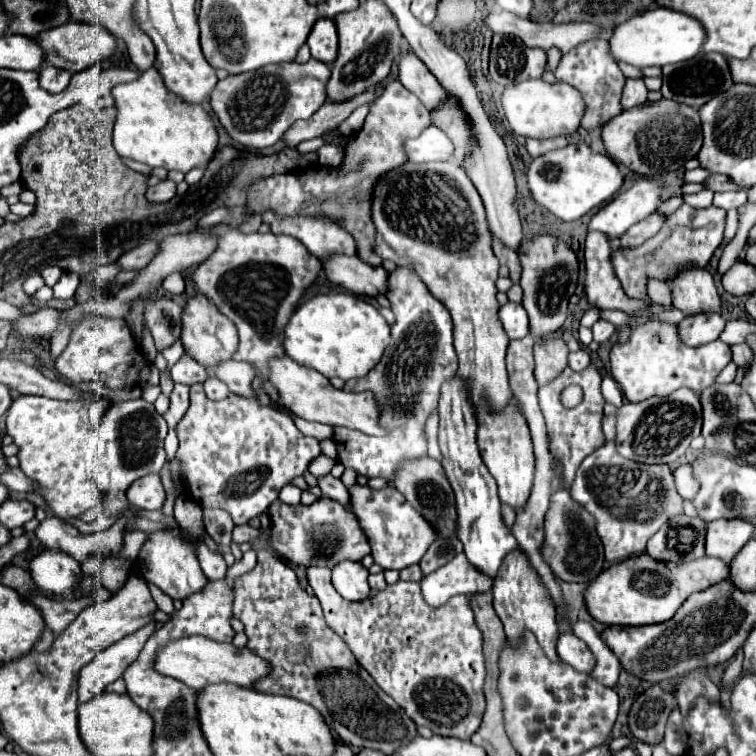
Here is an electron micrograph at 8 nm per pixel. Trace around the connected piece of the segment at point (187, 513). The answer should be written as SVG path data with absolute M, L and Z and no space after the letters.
M177 496L175 498L175 520L185 534L201 540L203 522L201 522L201 506L197 502L191 502L189 498Z

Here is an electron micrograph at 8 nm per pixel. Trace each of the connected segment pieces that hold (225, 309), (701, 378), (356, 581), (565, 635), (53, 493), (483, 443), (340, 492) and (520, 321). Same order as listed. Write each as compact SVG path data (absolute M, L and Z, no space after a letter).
M217 224L211 228L217 238L215 252L193 272L195 292L209 298L239 330L235 360L245 360L267 374L267 360L283 356L283 328L287 326L297 300L311 286L321 262L299 240L277 234L243 234L241 230Z
M647 320L631 326L627 342L615 342L611 352L611 374L631 402L641 402L651 396L669 396L677 388L691 388L695 392L705 390L715 382L715 376L731 362L731 350L725 342L715 340L703 346L683 346L679 342L677 324Z
M343 560L333 568L333 586L335 590L347 598L347 600L365 600L369 596L369 584L367 584L367 568L363 568L361 562Z
M561 632L557 636L557 654L565 664L573 666L579 672L589 672L595 664L595 658L589 648L571 632Z
M85 392L77 400L53 400L45 396L19 396L13 400L7 412L7 434L17 444L19 466L27 478L35 482L35 492L45 500L49 512L57 518L79 518L89 508L103 502L103 492L91 482L85 446L87 434L95 432L103 414L107 412L107 400Z
M509 402L505 410L501 412L489 412L485 404L479 408L479 430L477 430L477 442L481 450L481 458L489 470L489 474L495 478L499 486L499 498L503 504L511 506L515 512L519 512L527 498L531 496L533 488L533 476L535 476L535 454L533 444L527 428L527 420L515 402Z
M331 474L319 478L319 488L321 488L321 494L339 502L341 506L345 506L347 510L351 510L351 496L349 496L349 490L345 488L345 484L339 480L339 478L333 478Z
M507 302L499 308L499 320L503 324L505 334L513 340L513 338L523 338L529 334L529 318L527 312L521 304L515 302Z

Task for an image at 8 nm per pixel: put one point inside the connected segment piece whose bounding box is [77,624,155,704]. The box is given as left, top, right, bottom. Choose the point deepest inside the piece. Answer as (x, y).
(108, 666)

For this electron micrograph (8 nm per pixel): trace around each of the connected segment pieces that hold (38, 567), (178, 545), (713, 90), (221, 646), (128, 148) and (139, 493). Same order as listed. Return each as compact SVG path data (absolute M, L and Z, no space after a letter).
M43 548L43 552L33 556L29 570L39 588L55 594L69 594L81 578L79 562L55 548Z
M159 530L159 532L147 534L147 540L141 546L137 562L141 566L141 572L143 572L145 580L159 586L173 600L175 598L183 600L189 594L201 590L209 582L205 578L203 570L199 568L199 560L197 560L197 556L193 552L191 540L181 532L177 534L177 532L171 532L171 530Z
M701 52L699 56L687 60L687 62L663 66L661 78L663 78L663 86L661 86L663 98L671 98L675 102L689 104L689 106L695 106L695 108L701 108L713 96L717 96L717 94L721 94L721 92L725 92L733 86L733 78L731 78L727 58L721 56L721 54L711 54L711 52Z
M185 636L179 640L171 640L165 646L161 646L153 658L153 668L163 674L171 676L183 684L187 684L193 690L201 690L207 684L215 682L233 682L237 686L251 686L257 678L267 674L267 662L259 656L255 656L247 648L235 648L233 644L215 642L211 638L203 636Z
M155 68L141 72L133 82L115 86L113 98L117 108L113 148L119 156L133 158L151 168L161 166L165 170L189 172L193 168L205 168L215 154L217 130L211 116L201 106L189 106L171 94Z
M147 474L129 486L127 498L143 510L161 510L165 504L165 490L155 474Z

